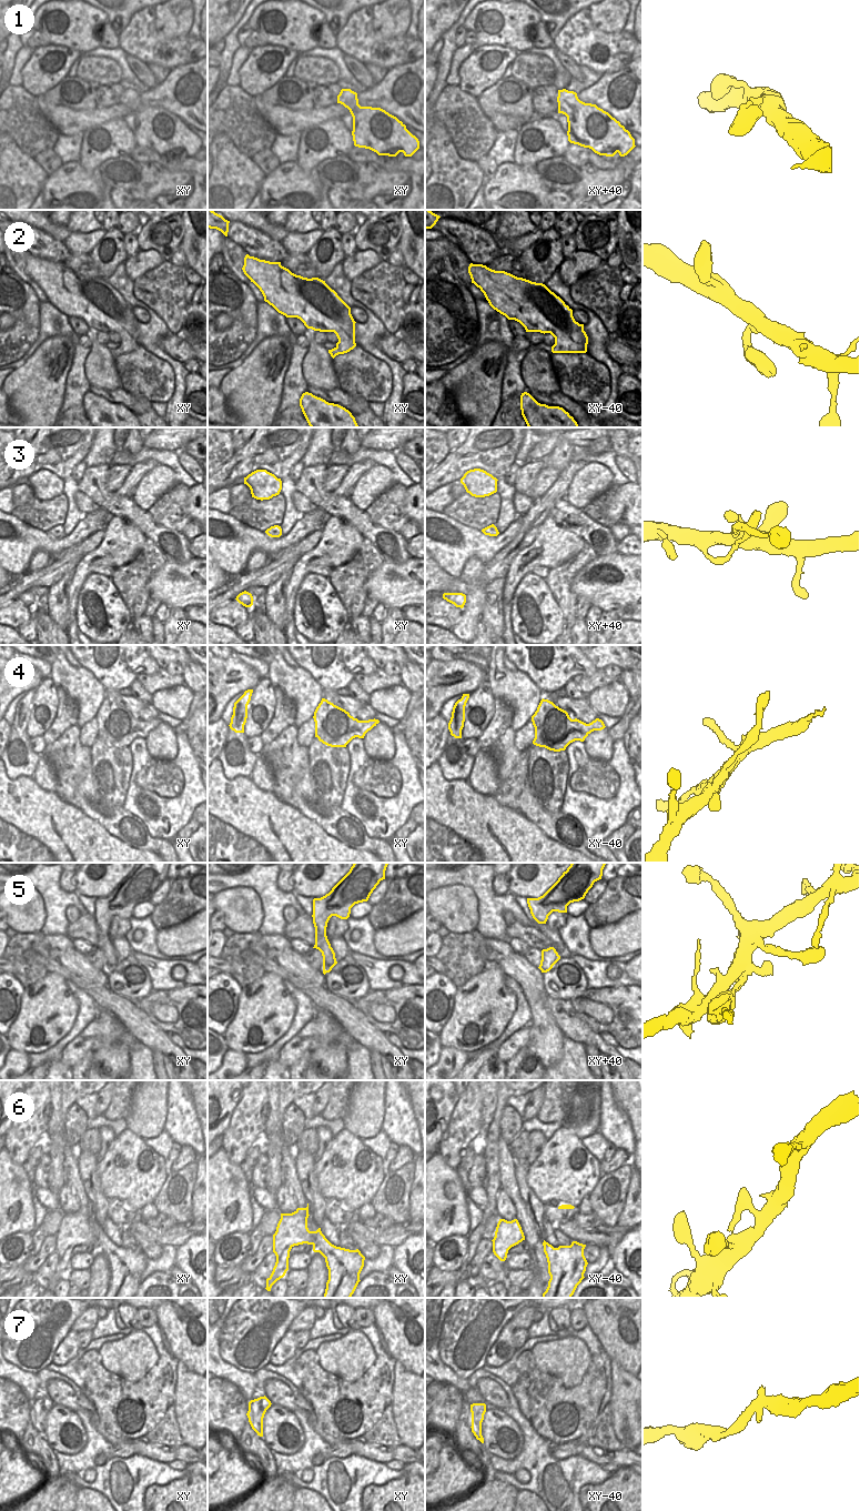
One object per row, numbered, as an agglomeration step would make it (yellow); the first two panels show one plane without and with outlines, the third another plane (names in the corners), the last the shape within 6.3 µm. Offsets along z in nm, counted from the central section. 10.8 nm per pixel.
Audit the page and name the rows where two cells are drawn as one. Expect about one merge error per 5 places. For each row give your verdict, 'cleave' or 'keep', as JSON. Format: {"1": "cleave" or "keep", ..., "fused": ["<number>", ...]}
{"1": "keep", "2": "keep", "3": "keep", "4": "keep", "5": "cleave", "6": "keep", "7": "keep", "fused": ["5"]}

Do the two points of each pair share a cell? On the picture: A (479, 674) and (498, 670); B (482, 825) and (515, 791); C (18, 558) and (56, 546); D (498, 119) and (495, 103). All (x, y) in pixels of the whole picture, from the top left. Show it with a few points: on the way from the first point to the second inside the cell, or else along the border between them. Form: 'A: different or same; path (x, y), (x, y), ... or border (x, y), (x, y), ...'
A: different; border (486, 672), (487, 678)
B: different; border (492, 796), (501, 804), (517, 811)
C: same; path (27, 550), (32, 544), (47, 544)
D: different; border (488, 116), (504, 113), (523, 119)

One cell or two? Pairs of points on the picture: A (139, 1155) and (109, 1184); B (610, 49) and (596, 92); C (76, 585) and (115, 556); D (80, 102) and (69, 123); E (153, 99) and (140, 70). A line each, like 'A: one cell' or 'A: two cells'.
A: one cell
B: two cells
C: one cell
D: two cells
E: two cells

